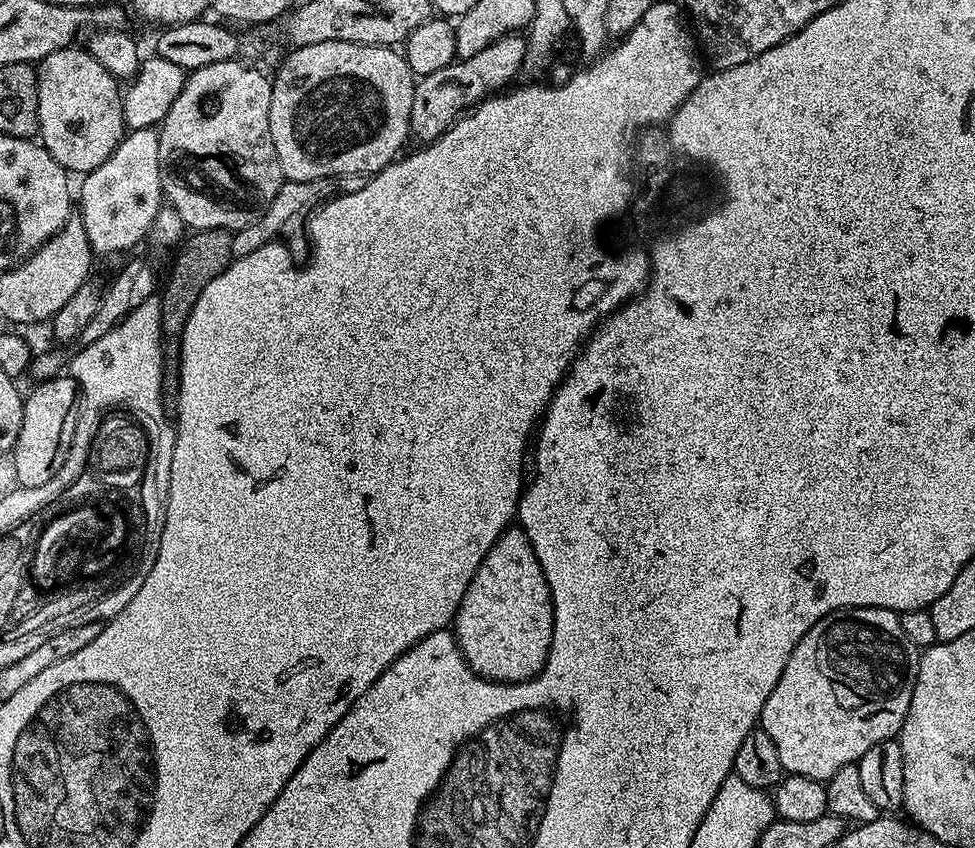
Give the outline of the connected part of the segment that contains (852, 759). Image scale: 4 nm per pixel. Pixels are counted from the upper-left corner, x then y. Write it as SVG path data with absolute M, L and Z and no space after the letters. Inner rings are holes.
M841 608L840 611L832 612L829 616L814 622L814 626L810 626L810 630L798 642L798 646L794 646L794 654L790 654L790 662L786 662L786 670L782 670L782 678L778 678L778 686L774 686L770 698L766 698L766 706L762 706L760 715L759 727L763 728L766 734L770 734L774 741L774 746L778 749L778 762L782 762L785 773L789 776L805 776L827 782L831 776L838 774L838 770L842 770L842 766L859 762L862 754L870 750L870 746L878 746L878 742L897 739L900 727L910 710L910 698L921 655L921 649L916 648L914 642L910 642L910 638L906 638L902 631L899 615L888 608Z

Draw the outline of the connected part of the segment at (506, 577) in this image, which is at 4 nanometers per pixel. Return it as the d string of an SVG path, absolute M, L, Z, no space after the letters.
M509 526L478 566L458 606L456 645L470 667L485 680L521 684L544 669L553 634L554 606L546 574L523 528Z

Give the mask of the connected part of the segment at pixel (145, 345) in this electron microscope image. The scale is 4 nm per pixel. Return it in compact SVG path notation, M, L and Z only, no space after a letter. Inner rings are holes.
M153 298L142 302L121 324L114 326L110 334L102 334L98 342L90 342L79 349L81 352L76 357L71 357L70 375L80 387L80 410L76 413L76 425L74 426L74 438L70 442L76 442L76 448L80 448L84 442L92 442L96 437L96 427L100 425L102 410L116 410L128 400L132 400L132 392L144 392L144 404L156 404L156 388L162 390L162 354L164 353L160 338L160 302Z

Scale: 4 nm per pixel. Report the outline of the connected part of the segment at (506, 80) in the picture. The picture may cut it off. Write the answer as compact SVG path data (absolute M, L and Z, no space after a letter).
M512 33L486 45L471 58L457 59L441 70L436 70L433 74L421 77L416 83L413 105L410 106L409 135L411 139L413 141L418 140L416 142L420 144L435 141L449 126L456 123L465 110L475 107L481 100L487 99L488 96L507 87L527 56L527 39L521 33Z

